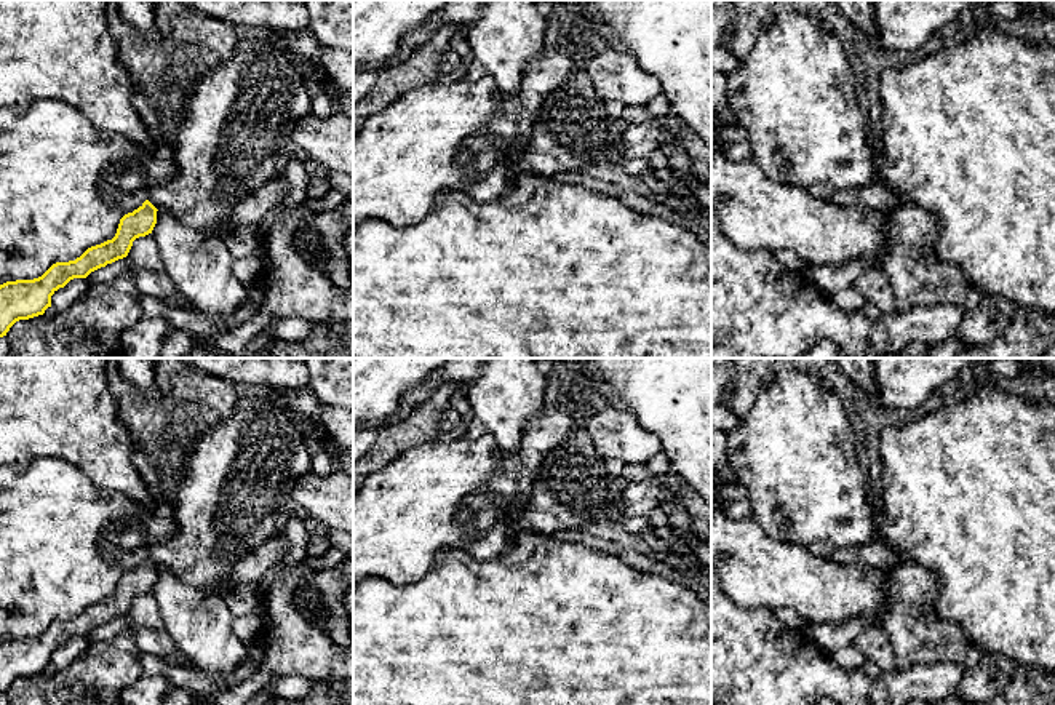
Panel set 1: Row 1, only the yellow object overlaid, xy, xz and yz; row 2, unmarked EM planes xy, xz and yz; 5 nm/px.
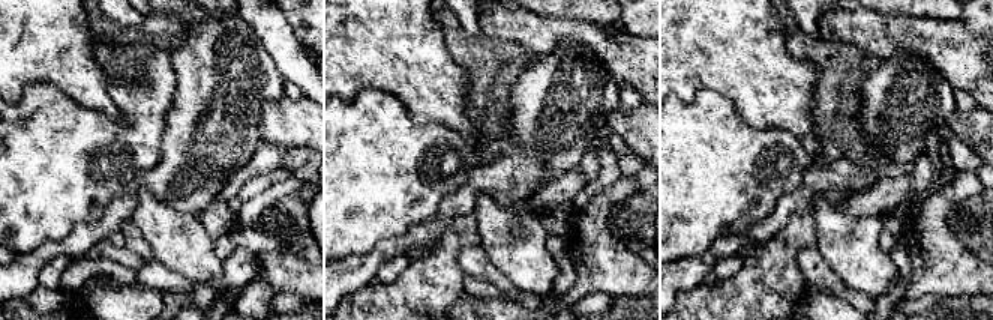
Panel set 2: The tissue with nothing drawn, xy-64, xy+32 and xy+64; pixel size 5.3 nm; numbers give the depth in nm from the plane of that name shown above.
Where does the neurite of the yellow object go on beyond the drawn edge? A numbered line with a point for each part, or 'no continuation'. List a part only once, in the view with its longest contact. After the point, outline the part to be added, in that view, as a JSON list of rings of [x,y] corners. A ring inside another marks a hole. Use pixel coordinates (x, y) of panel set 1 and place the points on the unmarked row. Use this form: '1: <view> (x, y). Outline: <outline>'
1: xy (235, 494). Outline: [[[259,396],[241,398],[229,419],[205,430],[189,459],[187,470],[177,486],[176,532],[153,545],[149,560],[168,569],[190,587],[222,588],[235,563],[270,540],[293,515],[293,488],[310,472],[310,451],[301,427],[294,425],[286,411]]]

